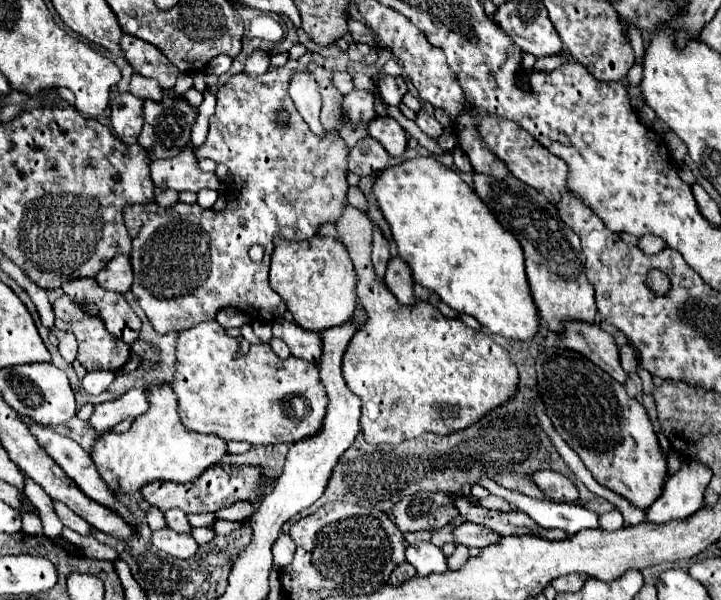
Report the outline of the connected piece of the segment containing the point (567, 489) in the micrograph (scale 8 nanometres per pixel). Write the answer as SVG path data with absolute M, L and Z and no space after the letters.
M552 470L534 472L532 482L536 482L536 486L546 494L548 500L574 502L578 498L578 490L574 488L574 484L558 472L552 472Z

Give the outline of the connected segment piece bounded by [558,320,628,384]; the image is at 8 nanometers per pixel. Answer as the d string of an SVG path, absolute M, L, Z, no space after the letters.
M564 322L564 330L558 334L558 338L564 342L564 346L580 352L588 360L592 360L596 366L600 366L604 372L608 372L614 380L626 382L628 376L624 374L618 358L618 346L614 338L604 332L596 324L588 322Z

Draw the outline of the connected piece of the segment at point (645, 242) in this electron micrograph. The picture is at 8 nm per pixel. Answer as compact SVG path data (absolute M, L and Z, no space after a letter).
M644 236L644 238L640 238L638 248L642 248L646 254L658 254L666 248L666 242L656 238L656 236Z

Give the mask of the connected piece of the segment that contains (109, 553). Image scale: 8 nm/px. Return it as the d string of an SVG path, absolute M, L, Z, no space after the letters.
M64 527L61 537L78 547L82 551L82 556L96 560L114 561L119 559L119 555L114 548L99 543L94 536L80 536L76 532Z

